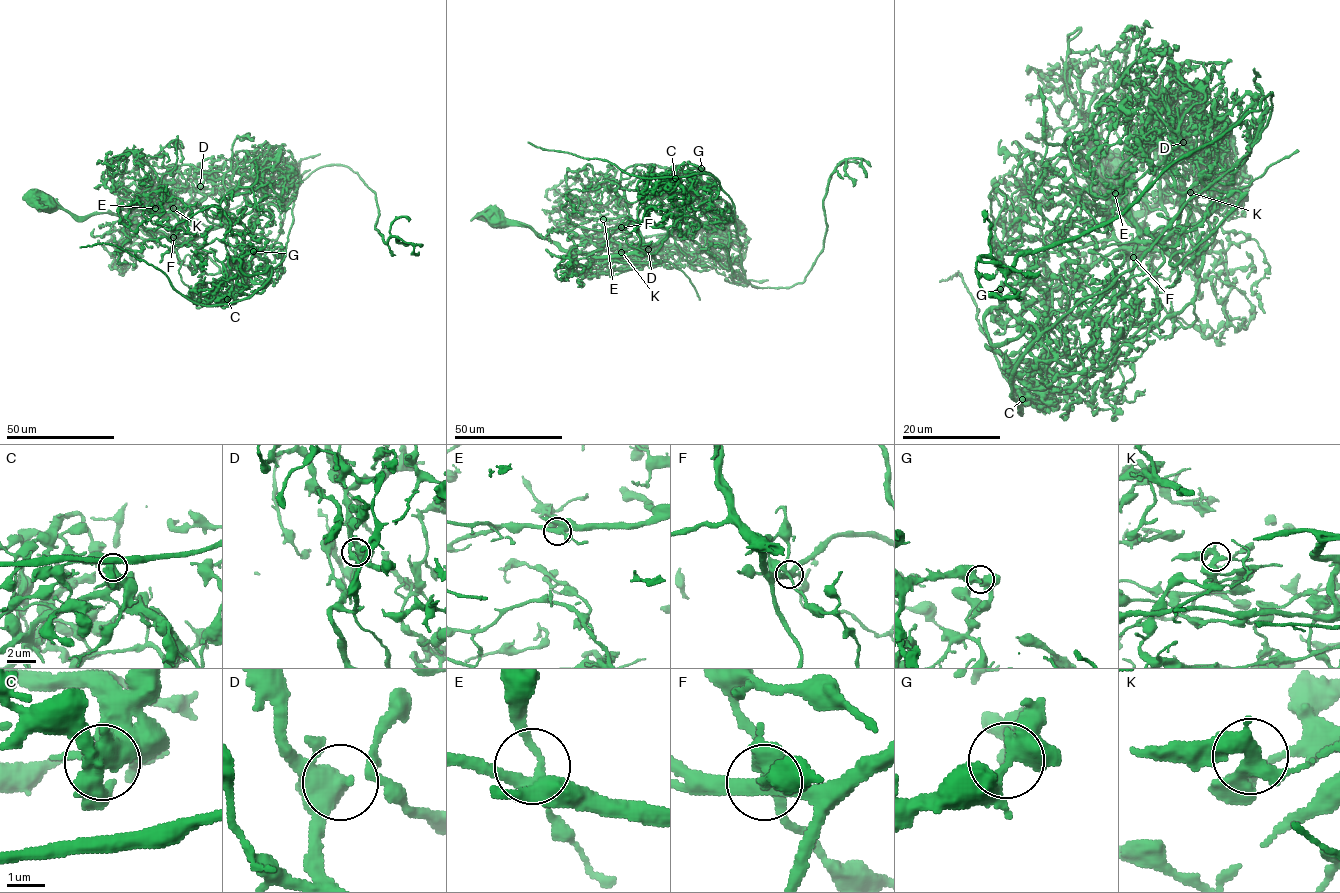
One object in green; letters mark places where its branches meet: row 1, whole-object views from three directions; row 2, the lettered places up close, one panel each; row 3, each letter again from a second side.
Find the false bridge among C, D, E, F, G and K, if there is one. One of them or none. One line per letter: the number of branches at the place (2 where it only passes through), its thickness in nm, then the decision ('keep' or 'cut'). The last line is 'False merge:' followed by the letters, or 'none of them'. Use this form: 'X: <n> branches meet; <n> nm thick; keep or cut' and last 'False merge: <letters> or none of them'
C: 3 branches meet; 440 nm thick; keep
D: 4 branches meet; 380 nm thick; keep
E: 5 branches meet; 360 nm thick; keep
F: 4 branches meet; 400 nm thick; keep
G: 4 branches meet; 400 nm thick; cut
K: 4 branches meet; 380 nm thick; keep
False merge: G

